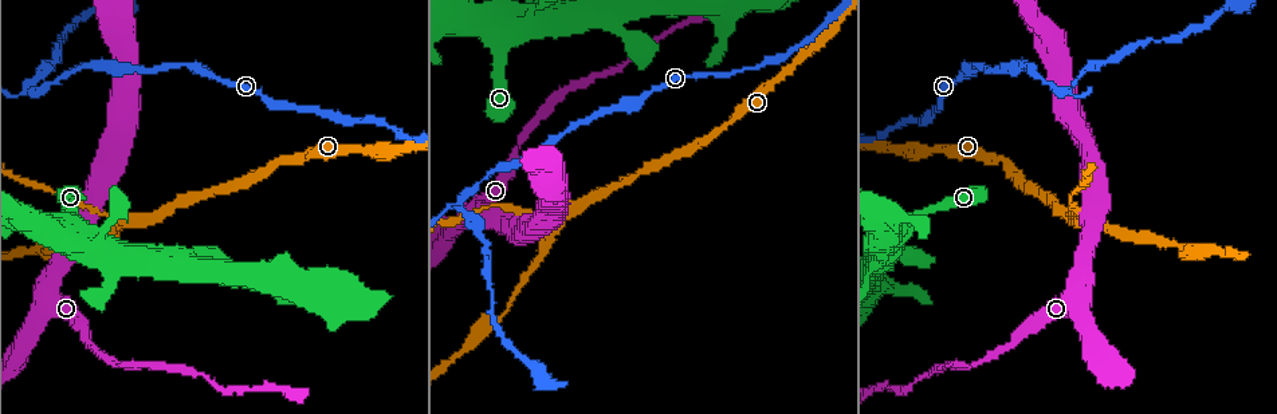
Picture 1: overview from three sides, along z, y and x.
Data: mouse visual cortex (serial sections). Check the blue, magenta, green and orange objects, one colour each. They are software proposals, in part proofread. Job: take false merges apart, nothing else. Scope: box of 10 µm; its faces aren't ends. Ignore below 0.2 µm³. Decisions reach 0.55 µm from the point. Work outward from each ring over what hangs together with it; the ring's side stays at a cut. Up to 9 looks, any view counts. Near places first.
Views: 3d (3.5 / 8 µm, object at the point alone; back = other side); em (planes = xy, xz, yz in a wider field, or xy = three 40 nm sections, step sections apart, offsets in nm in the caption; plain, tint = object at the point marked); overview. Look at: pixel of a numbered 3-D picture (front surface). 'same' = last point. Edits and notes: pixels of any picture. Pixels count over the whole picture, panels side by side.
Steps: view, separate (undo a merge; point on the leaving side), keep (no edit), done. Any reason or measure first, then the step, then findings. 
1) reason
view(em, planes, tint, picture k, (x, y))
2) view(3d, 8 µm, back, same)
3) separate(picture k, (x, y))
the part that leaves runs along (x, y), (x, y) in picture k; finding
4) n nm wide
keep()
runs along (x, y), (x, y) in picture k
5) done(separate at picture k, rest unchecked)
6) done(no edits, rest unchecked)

thin neck
view(3d, 3.5 µm, back, picture 1, (182, 66))

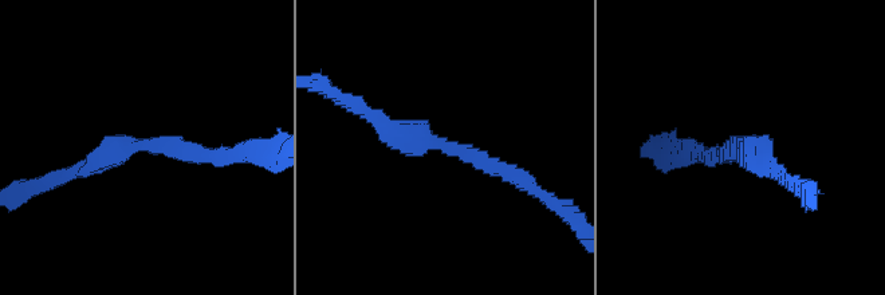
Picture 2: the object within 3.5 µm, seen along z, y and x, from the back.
shape alone is not enough
view(em, xy, step 1, tint, picture 2, (447, 150))

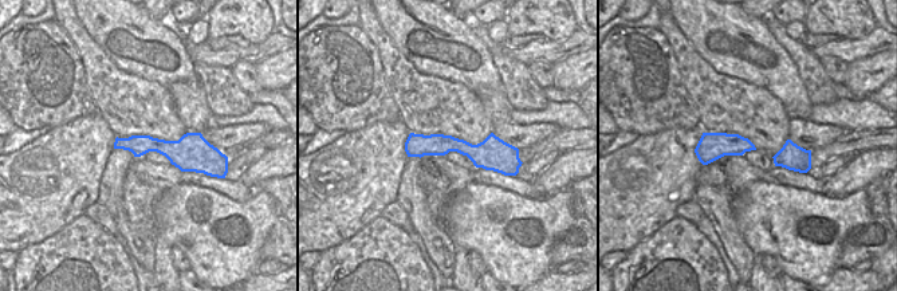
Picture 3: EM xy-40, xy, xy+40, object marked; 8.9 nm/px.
arms of 200, 200 nm
keep()
runs along (408, 145), (506, 153) in picture 3; all the same cell

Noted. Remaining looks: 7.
calibre changes
view(3d, 3.5 µm, picture 1, (131, 224))

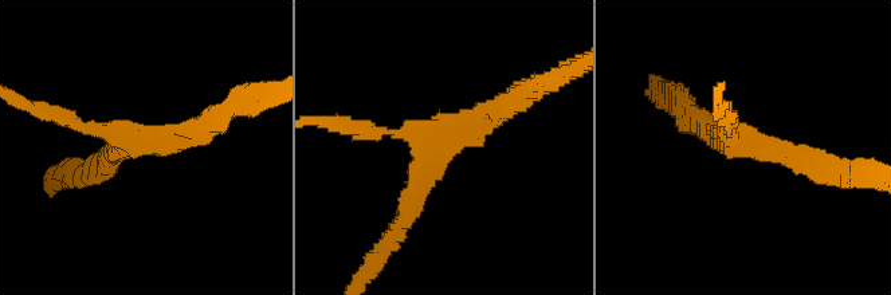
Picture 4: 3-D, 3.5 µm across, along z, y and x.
3 arms; arms of 150, 250, 250 nm; shape alone is not enough
view(em, xy, step 1, tint, picture 4, (740, 143))

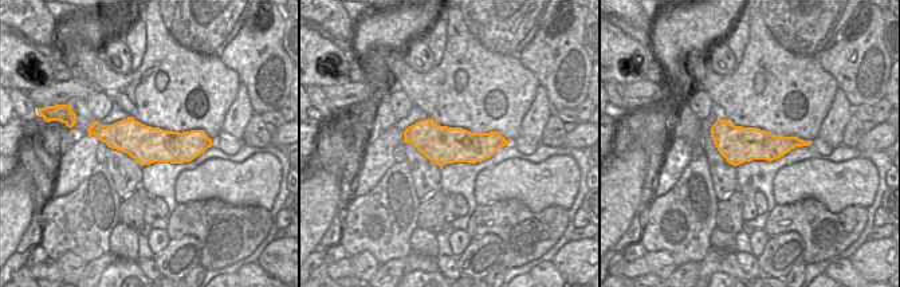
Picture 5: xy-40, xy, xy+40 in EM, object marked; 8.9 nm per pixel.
another direction
view(em, planes, tint, same)

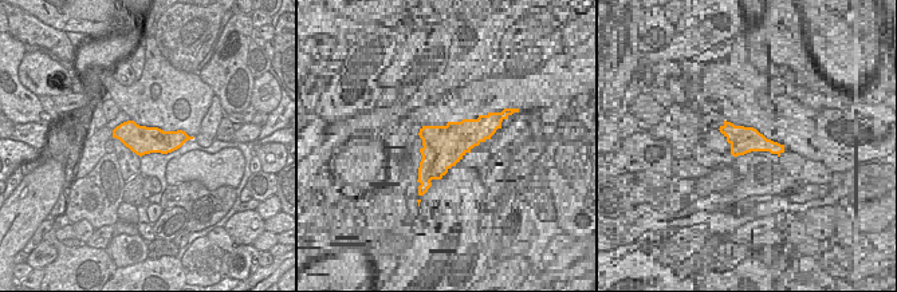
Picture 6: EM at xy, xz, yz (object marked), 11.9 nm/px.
keep()
runs along (511, 99), (424, 154), (404, 220) in picture 4; continuous, no second cell

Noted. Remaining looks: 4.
thin neck
view(3d, 3.5 µm, back, picture 1, (79, 226))

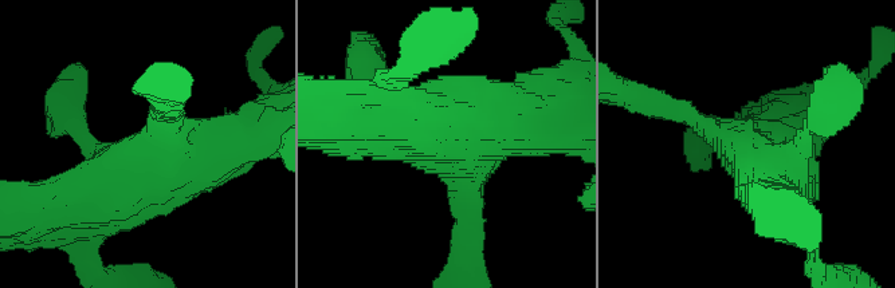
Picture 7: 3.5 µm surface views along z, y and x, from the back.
view(em, xy, step 3, plain, picture 7, (733, 141))

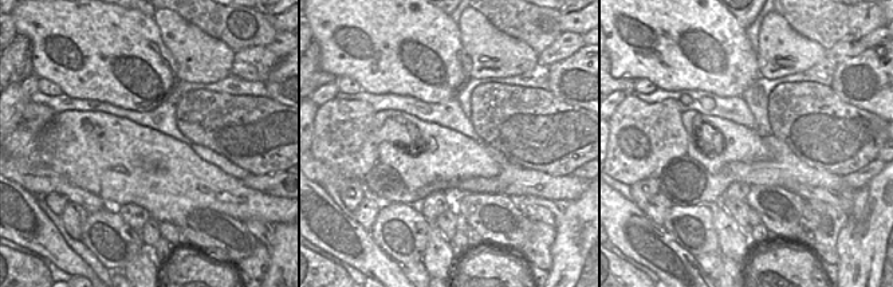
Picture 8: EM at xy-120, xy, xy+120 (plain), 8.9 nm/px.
with the object marked
view(em, xy, step 3, tint, same)

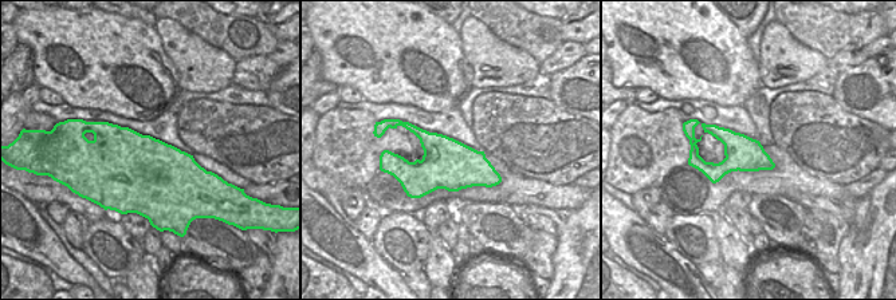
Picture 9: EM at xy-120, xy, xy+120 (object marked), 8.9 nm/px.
keep()
runs along (680, 110), (745, 150), (776, 200) in picture 7; one cell here

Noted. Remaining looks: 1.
done(no edits, rest unchecked)

